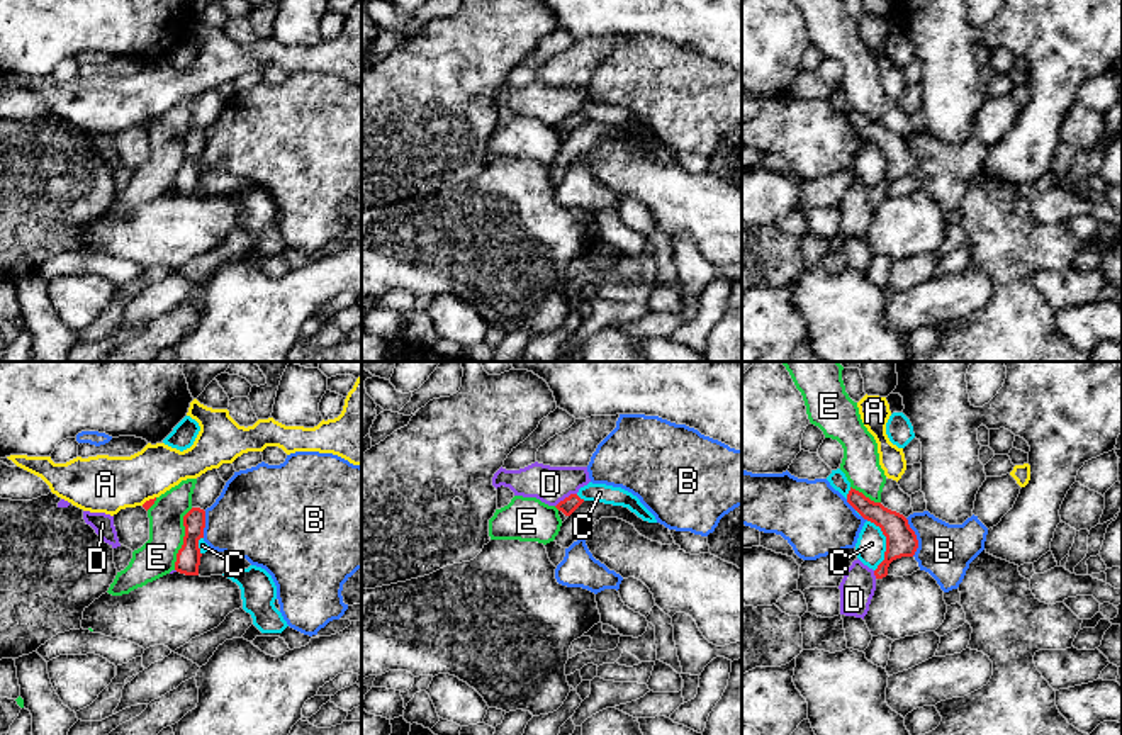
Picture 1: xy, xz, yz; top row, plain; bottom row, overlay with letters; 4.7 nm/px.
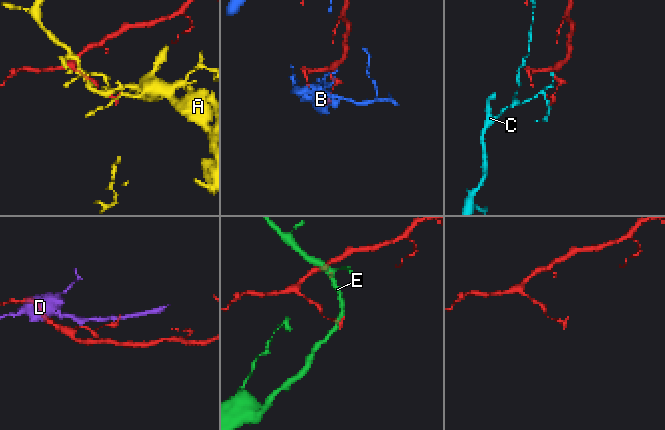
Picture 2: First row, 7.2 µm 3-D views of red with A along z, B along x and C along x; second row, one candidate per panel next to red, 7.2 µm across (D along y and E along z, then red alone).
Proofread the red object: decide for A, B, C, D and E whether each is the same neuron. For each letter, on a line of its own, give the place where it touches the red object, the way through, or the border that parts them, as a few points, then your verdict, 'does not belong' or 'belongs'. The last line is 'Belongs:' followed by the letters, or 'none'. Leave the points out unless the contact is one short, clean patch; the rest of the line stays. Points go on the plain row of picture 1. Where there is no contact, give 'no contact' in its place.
A: xy (150, 119) | does not belong
B: yz (915, 157) | does not belong
C: yz (886, 163) | along yz (868, 140), (885, 157), (885, 179), (875, 190) | does not belong
D: xz (566, 117) | along xz (576, 112), (571, 112), (555, 126) | does not belong
E: xy (184, 158) | does not belong
Belongs: none

